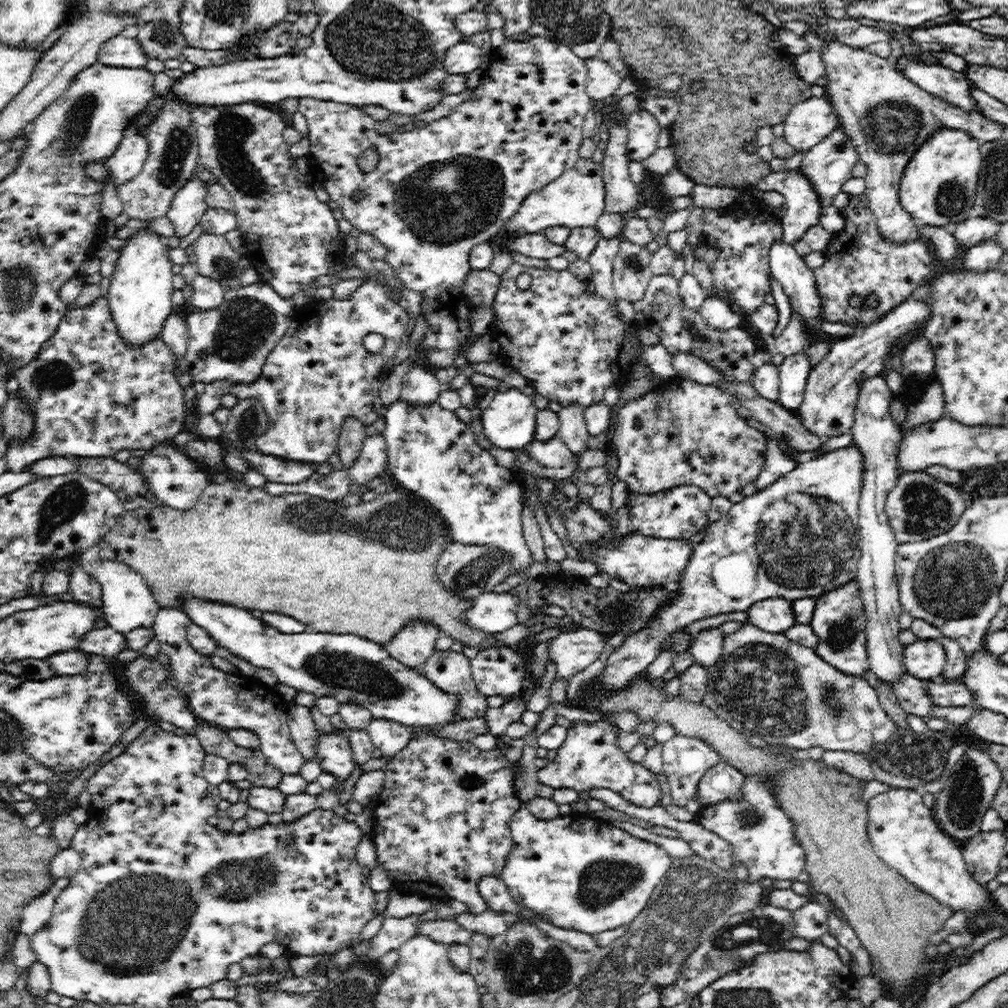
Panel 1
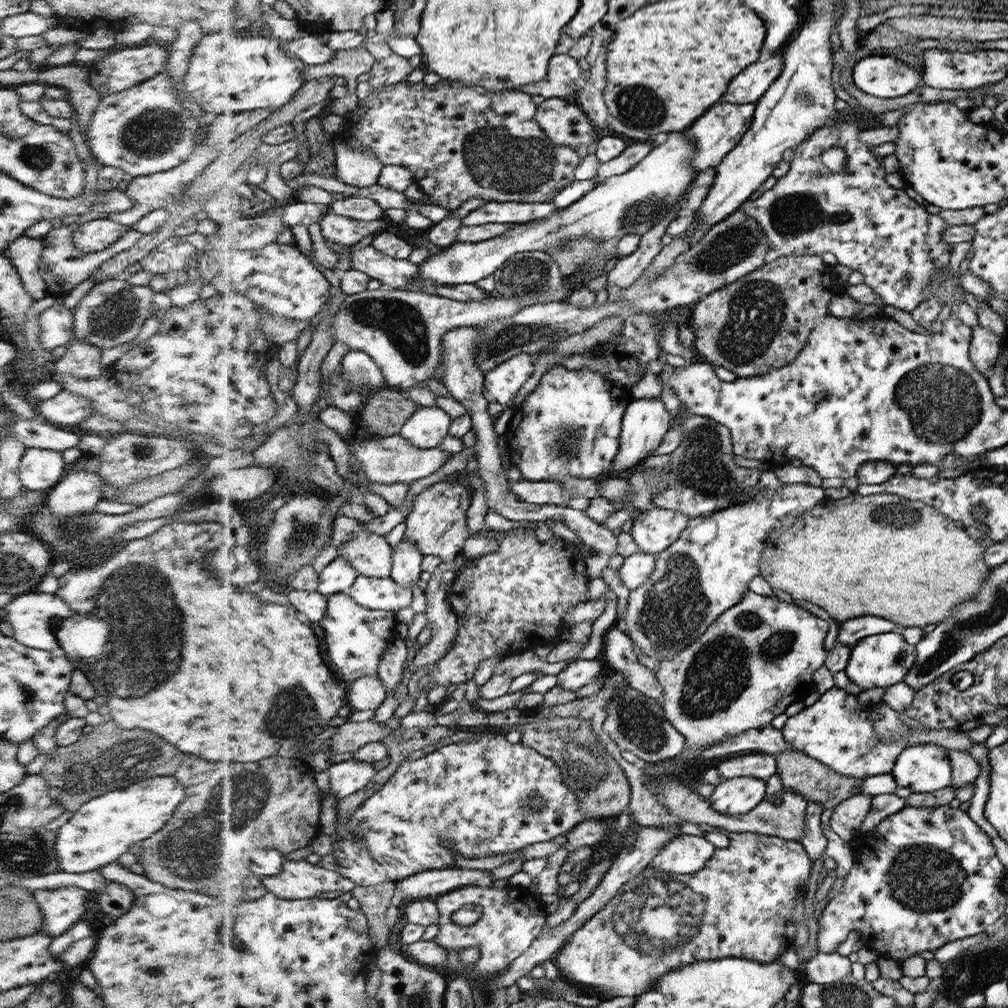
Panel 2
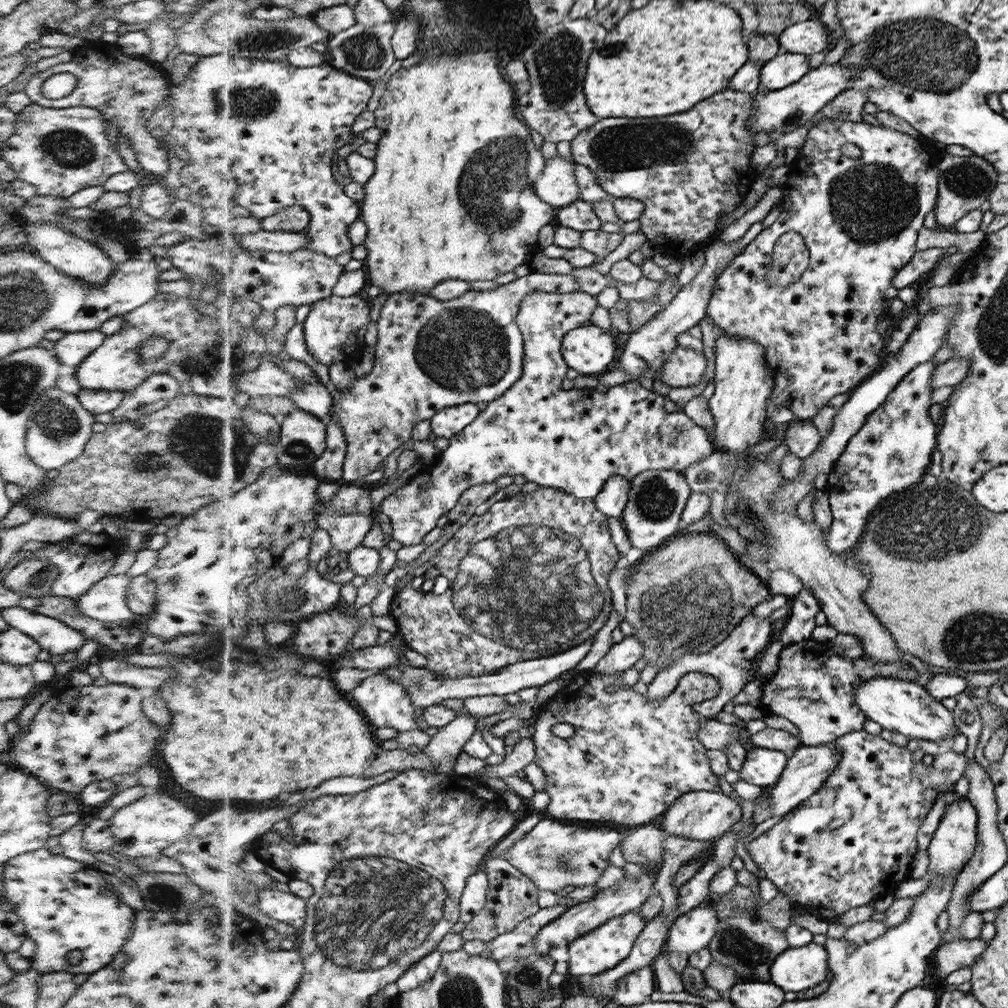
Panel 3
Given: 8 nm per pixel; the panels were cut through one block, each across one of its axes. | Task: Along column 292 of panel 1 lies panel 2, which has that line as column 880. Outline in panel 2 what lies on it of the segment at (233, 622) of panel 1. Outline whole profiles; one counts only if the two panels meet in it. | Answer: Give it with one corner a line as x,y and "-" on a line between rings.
884,632
873,636
866,636
851,648
848,664
844,669
850,681
860,688
888,688
905,680
912,664
915,664
916,651
912,644
908,644
902,634

